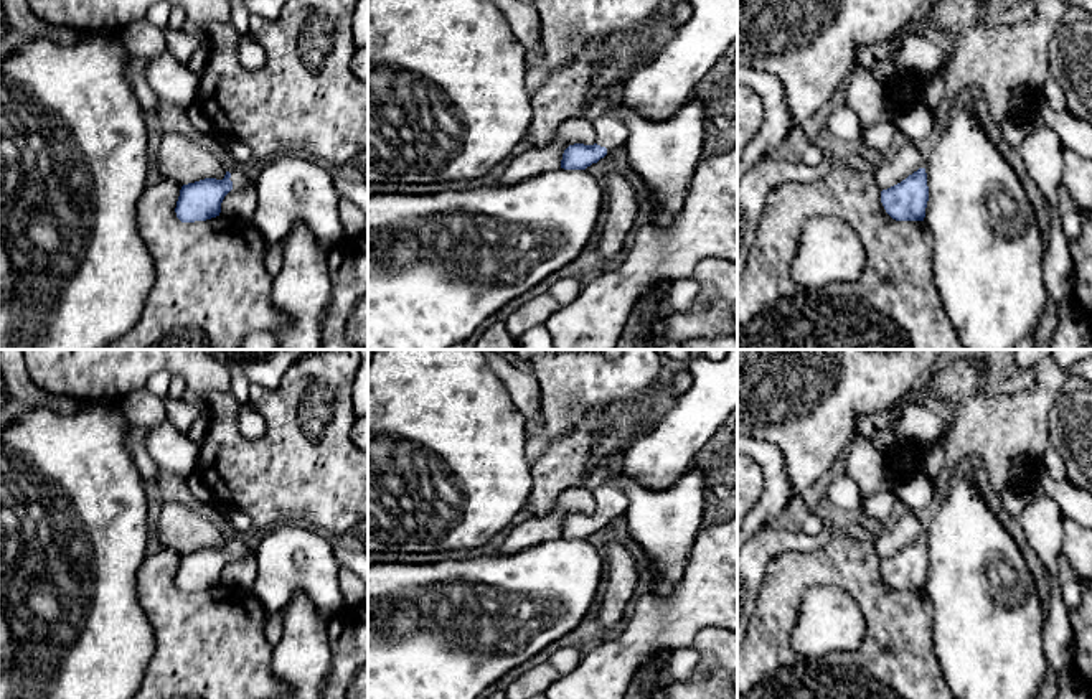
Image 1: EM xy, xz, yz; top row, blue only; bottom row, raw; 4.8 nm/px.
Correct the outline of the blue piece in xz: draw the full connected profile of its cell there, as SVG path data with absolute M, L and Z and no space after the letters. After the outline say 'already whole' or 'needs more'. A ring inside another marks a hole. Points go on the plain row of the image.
M737 350L713 361L693 358L688 371L693 384L663 420L622 453L619 473L592 491L595 513L569 514L561 529L564 539L586 539L628 508L625 488L638 485L650 491L671 488L713 434L737 409Z | needs more

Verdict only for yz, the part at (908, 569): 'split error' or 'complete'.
complete

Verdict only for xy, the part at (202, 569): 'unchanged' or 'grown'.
grown

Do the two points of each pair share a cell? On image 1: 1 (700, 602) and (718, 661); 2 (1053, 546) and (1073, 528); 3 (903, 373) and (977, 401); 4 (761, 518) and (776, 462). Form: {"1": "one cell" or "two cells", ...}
{"1": "two cells", "2": "two cells", "3": "two cells", "4": "one cell"}

